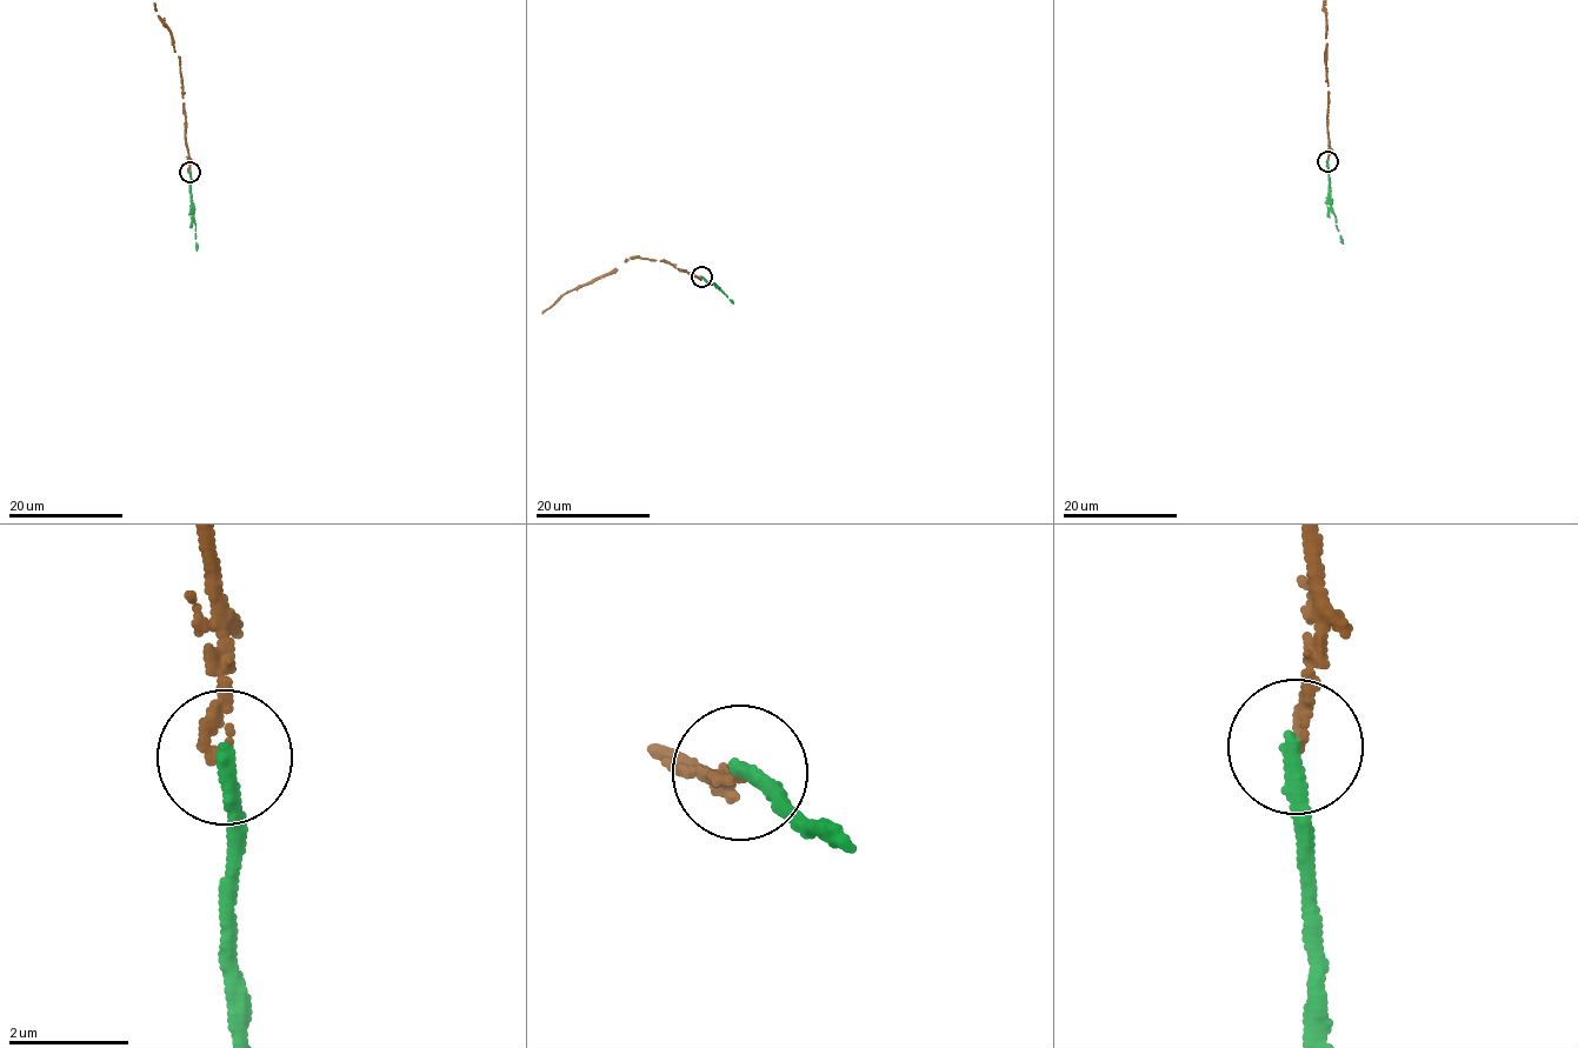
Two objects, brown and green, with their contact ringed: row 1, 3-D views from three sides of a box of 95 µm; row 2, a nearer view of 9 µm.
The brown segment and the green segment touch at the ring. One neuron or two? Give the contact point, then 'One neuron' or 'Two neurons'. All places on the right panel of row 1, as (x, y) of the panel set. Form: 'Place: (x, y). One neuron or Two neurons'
Place: (1327, 161). Two neurons

